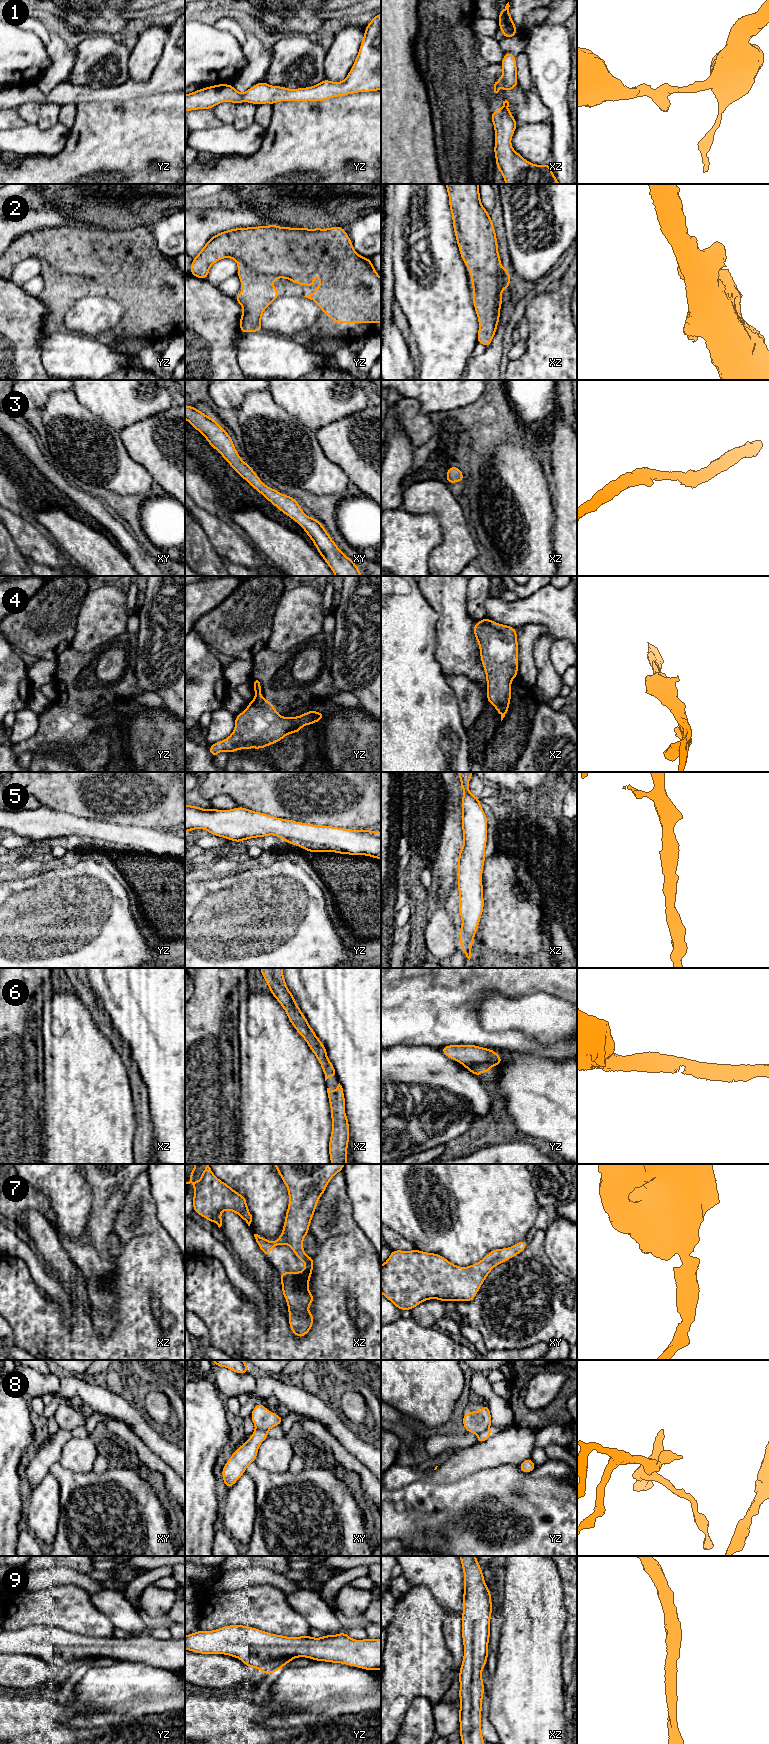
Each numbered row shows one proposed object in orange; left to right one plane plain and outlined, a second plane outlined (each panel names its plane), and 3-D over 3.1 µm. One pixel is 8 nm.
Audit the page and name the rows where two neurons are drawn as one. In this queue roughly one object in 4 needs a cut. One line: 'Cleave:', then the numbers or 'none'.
Cleave: 8

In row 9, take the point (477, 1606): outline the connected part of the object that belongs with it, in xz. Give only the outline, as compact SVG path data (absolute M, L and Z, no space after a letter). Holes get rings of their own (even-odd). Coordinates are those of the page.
M459 1556L464 1573L464 1593L462 1612L462 1639L464 1657L459 1671L459 1732L462 1744L484 1744L481 1730L482 1698L484 1683L482 1669L488 1658L488 1643L490 1639L490 1618L492 1615L491 1592L484 1580L481 1567L476 1556Z

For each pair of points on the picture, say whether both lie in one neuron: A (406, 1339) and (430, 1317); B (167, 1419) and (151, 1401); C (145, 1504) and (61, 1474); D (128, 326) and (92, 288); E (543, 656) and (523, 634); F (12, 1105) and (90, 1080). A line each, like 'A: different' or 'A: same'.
A: different
B: same
C: same
D: same
E: different
F: different

